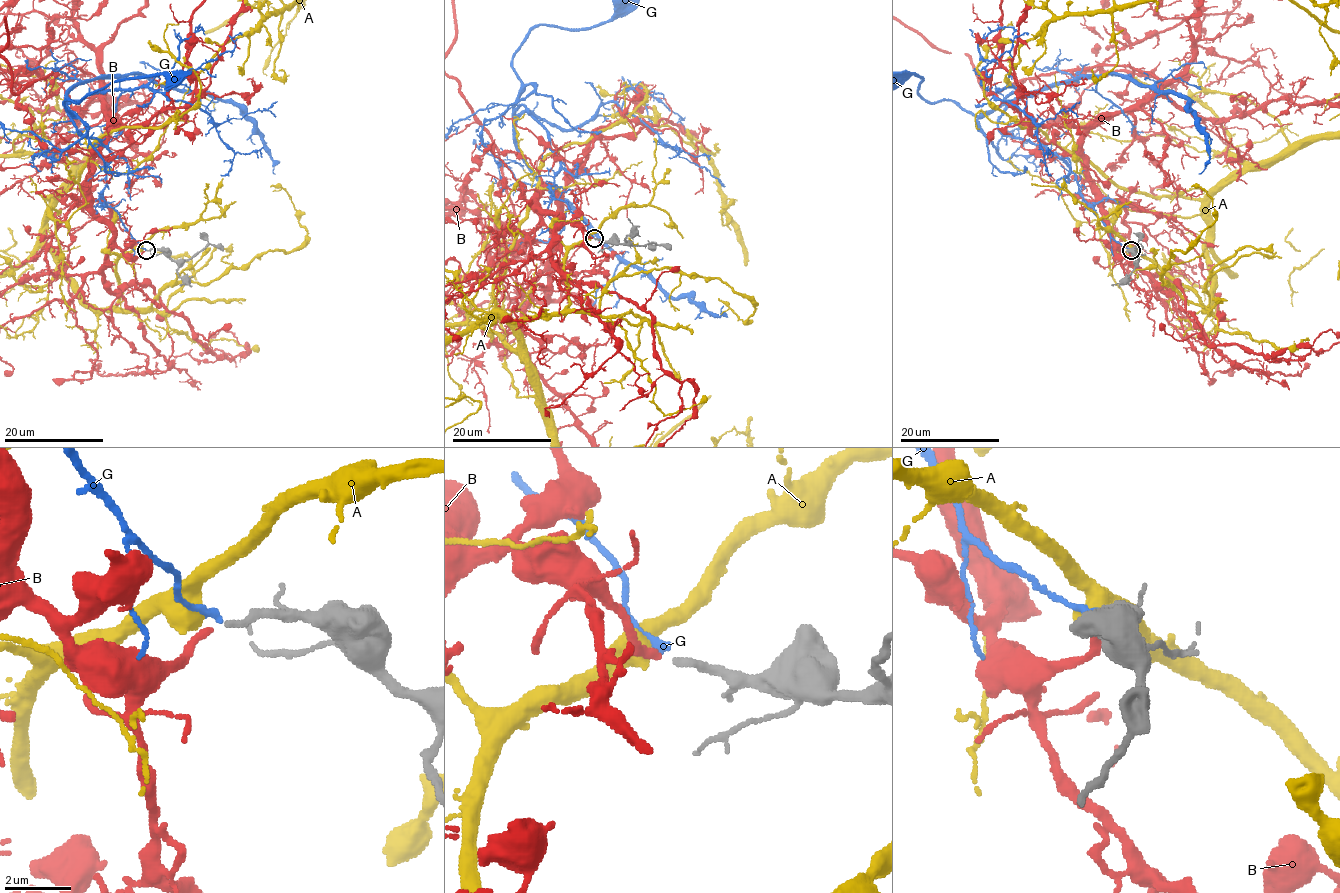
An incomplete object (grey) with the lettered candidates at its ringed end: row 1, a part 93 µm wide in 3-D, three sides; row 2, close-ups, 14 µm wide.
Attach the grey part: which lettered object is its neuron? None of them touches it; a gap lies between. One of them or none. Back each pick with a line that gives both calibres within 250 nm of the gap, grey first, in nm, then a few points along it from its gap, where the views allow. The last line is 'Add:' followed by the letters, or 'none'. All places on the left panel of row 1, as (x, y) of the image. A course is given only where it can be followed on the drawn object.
B: calibres 200 and 240 nm
Add: B

